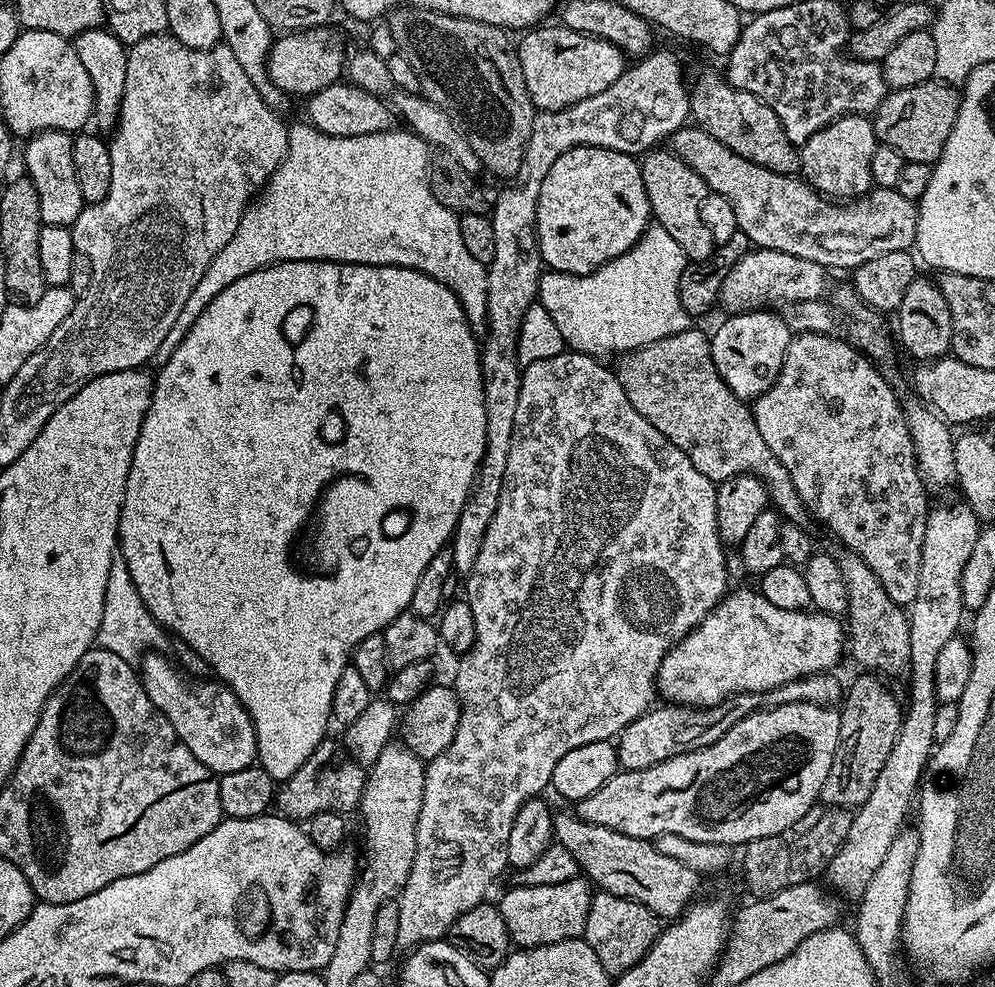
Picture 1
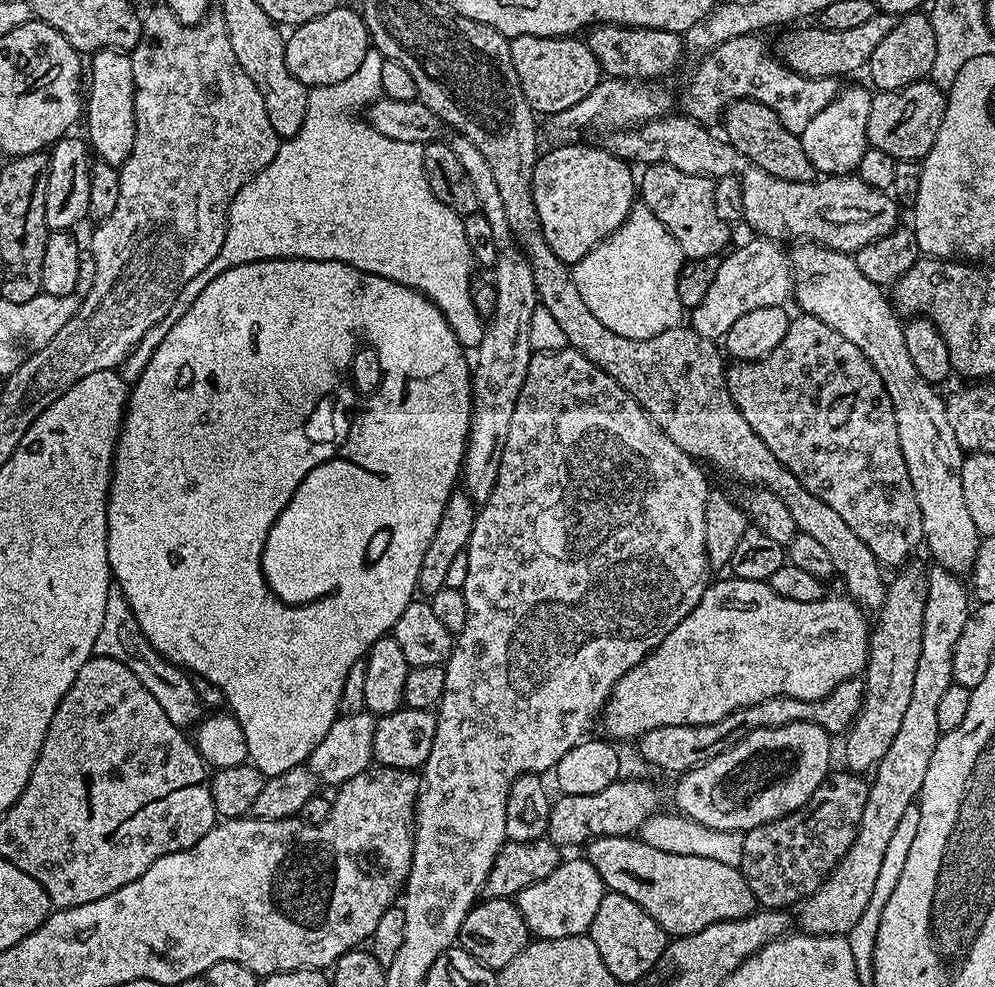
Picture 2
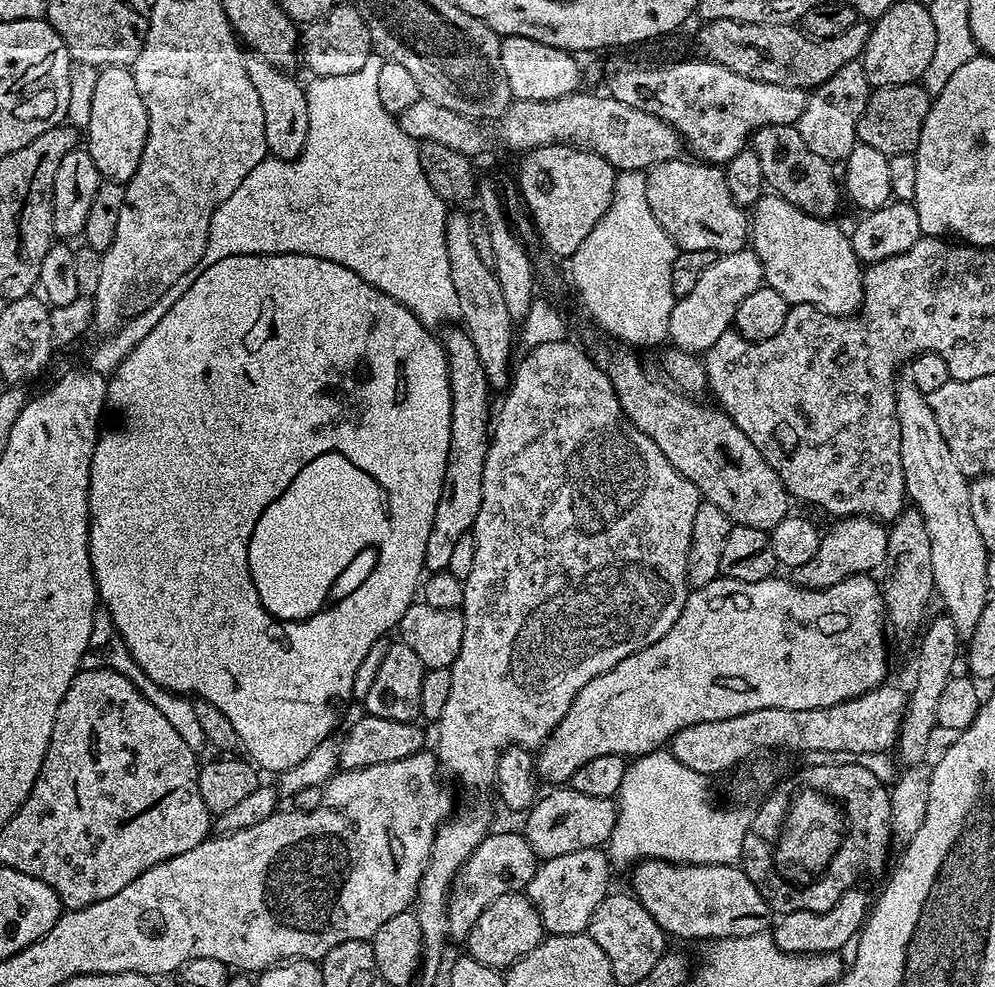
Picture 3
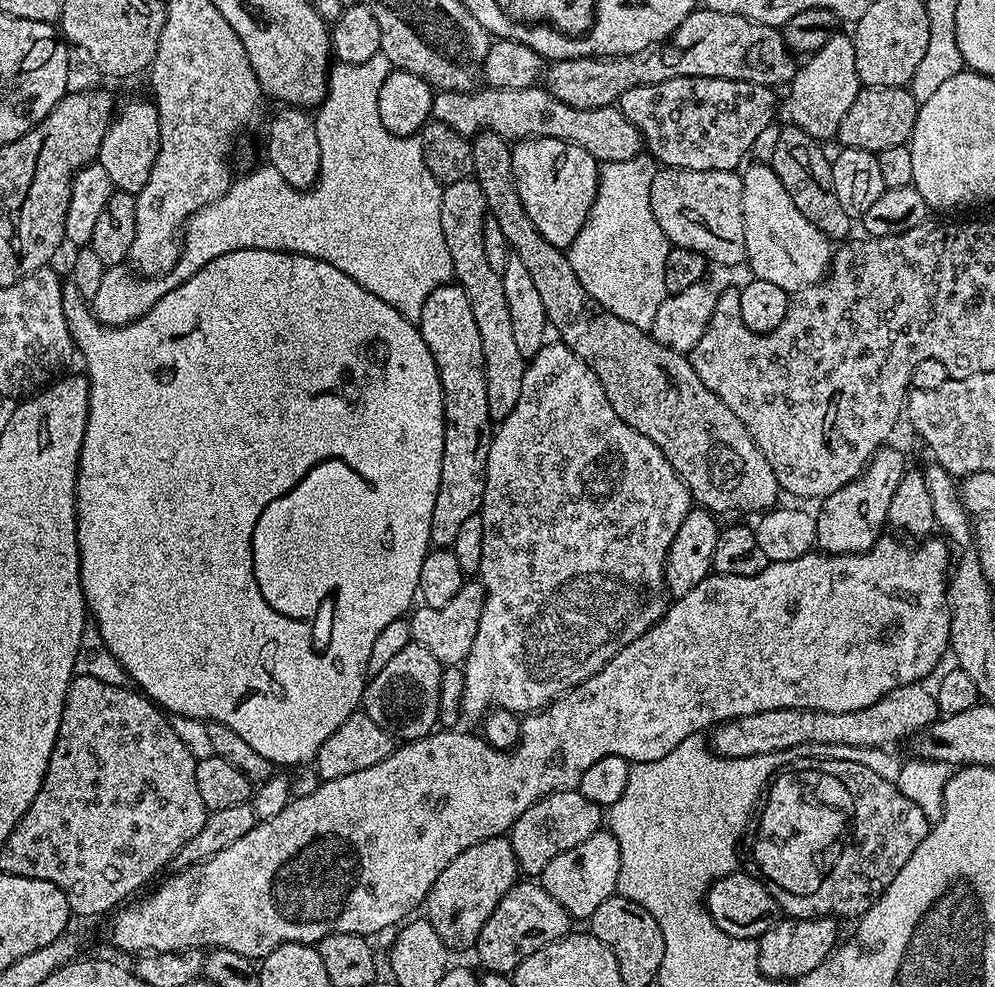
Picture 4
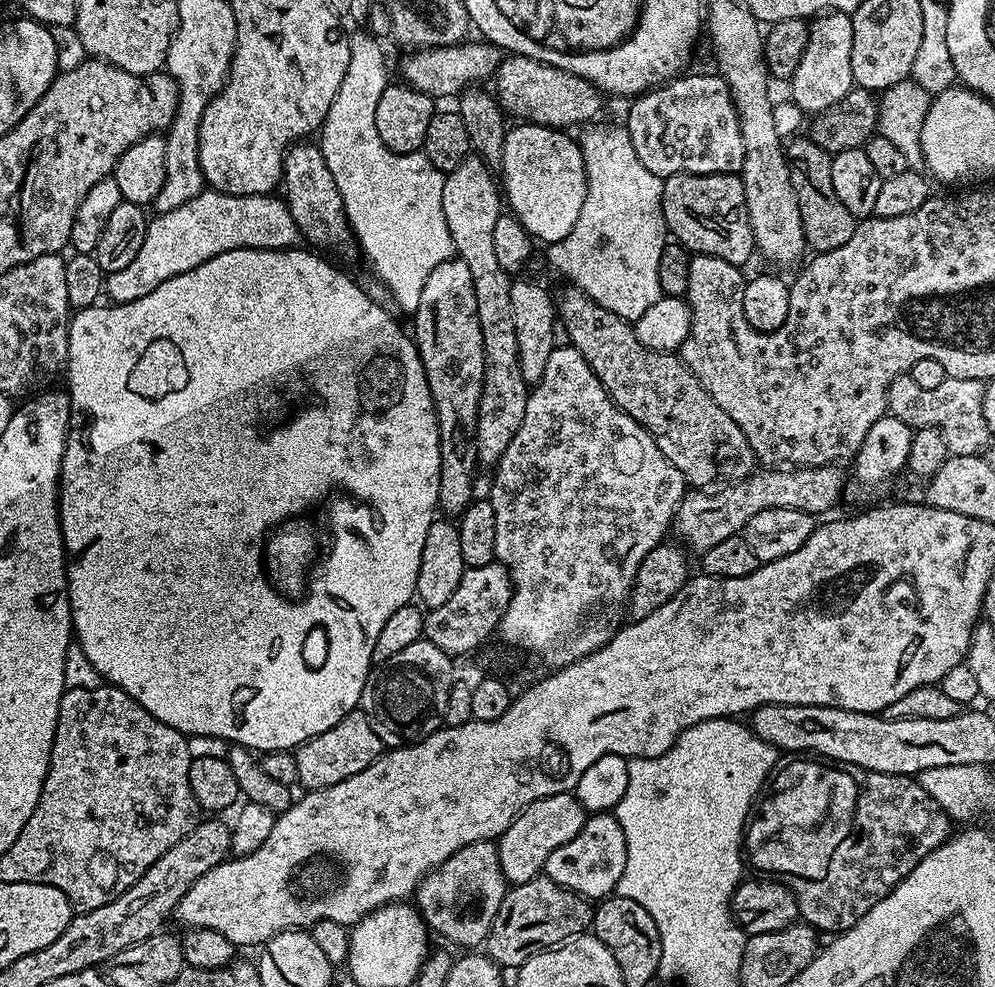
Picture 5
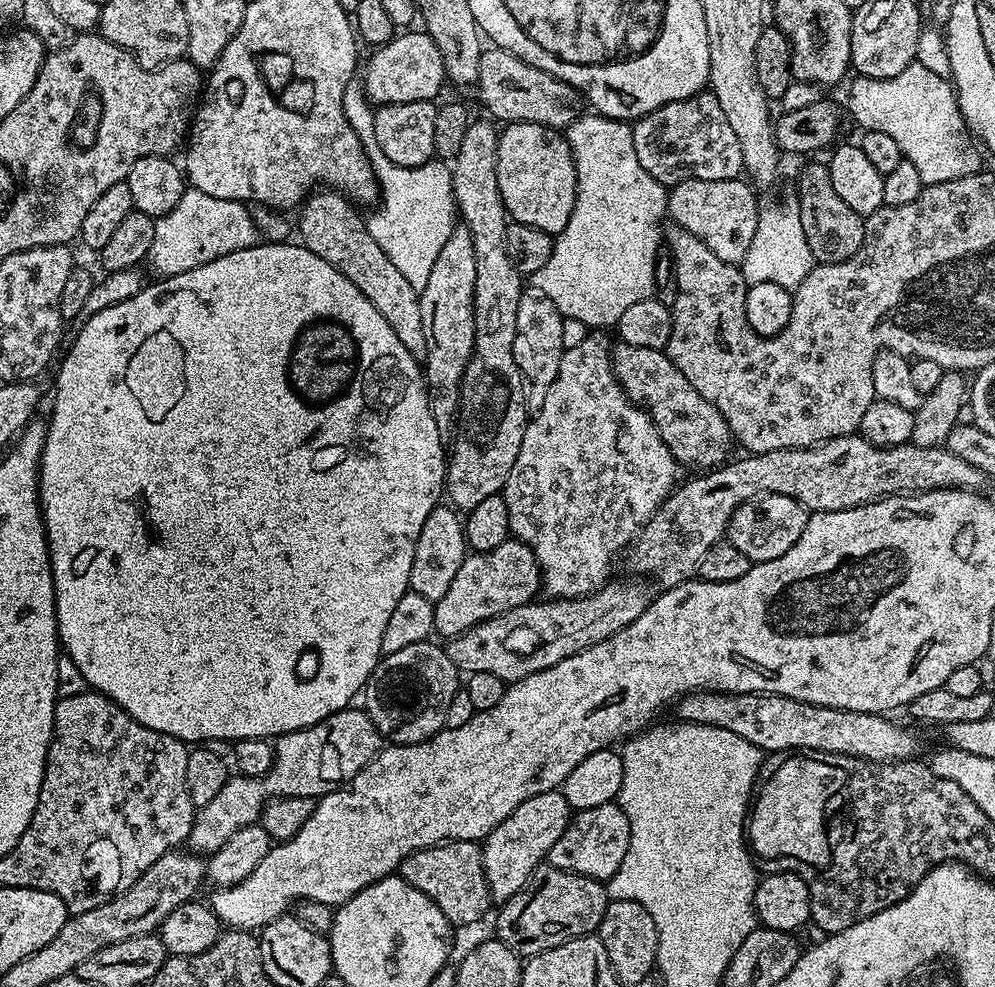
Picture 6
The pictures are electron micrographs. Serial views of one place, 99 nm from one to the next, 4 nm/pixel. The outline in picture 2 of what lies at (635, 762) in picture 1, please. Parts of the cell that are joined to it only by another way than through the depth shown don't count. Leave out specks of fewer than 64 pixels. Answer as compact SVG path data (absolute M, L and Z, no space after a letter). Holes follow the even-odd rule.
M847 680L821 700L799 700L798 698L766 698L766 702L758 702L754 706L746 706L734 710L726 718L709 724L683 724L682 726L658 726L646 735L639 737L640 756L648 764L661 768L664 772L683 774L699 764L705 764L710 758L718 758L726 750L730 750L746 734L759 728L786 726L790 722L810 722L817 724L830 734L847 733L856 715L860 713L860 704L864 701L861 685L856 680Z

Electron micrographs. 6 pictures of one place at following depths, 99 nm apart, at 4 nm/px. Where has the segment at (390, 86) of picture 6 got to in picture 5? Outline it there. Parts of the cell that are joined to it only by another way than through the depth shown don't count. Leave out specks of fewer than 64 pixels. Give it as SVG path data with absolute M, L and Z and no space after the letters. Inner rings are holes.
M487 42L468 43L452 44L448 48L422 48L409 51L405 55L408 57L400 64L400 72L404 75L401 76L403 83L433 98L439 98L439 96L456 98L464 89L472 85L486 82L484 80L491 81L502 59L501 49Z

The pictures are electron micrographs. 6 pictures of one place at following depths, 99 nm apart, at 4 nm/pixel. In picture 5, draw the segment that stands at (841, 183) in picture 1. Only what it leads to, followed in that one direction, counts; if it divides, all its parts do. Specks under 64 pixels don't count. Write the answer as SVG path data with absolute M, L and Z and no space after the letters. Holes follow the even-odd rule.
M825 12L817 15L808 26L808 41L790 81L790 98L800 107L801 113L824 112L842 102L854 85L850 70L850 46L854 46L852 18L846 12Z

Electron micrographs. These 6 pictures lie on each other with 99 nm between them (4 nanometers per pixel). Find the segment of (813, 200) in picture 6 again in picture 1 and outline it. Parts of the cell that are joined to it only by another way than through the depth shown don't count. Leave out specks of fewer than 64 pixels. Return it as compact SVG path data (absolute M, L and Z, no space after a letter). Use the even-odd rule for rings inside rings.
M700 72L696 81L691 81L688 94L688 106L695 127L706 130L710 138L718 138L722 146L730 146L734 154L754 162L771 172L783 176L794 176L800 170L800 150L786 138L778 114L766 106L754 94L738 90L723 75L716 72Z

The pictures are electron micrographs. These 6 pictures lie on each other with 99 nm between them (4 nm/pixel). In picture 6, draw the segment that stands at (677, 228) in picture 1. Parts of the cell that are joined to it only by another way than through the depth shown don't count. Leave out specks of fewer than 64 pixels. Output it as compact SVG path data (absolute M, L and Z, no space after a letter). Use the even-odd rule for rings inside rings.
M744 178L678 182L671 185L667 215L677 227L706 242L722 262L739 266L746 258L746 250L750 250L750 242L754 242L754 230L758 230L762 208L756 205L755 194L753 185Z

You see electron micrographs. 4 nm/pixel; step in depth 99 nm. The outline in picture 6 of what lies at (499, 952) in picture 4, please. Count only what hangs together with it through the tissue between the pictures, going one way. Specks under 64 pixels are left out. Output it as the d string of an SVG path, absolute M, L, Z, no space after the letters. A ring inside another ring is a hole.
M547 862L541 863L526 882L526 886L518 890L518 894L514 894L514 898L510 898L505 904L499 905L495 939L501 940L506 947L514 950L517 956L527 958L542 950L550 950L567 940L593 935L600 927L602 914L606 914L609 899L607 887L601 881L582 874L558 870Z

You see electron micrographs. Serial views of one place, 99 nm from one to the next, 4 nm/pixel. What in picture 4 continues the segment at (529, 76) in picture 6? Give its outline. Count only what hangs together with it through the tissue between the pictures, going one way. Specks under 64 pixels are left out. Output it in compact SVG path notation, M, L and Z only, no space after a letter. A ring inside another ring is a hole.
M700 6L688 15L674 30L671 37L661 40L658 44L651 44L646 50L640 50L630 56L615 58L574 58L573 60L557 60L547 65L542 76L543 87L554 98L561 100L566 106L574 106L578 110L598 110L611 108L626 94L626 90L634 90L638 86L670 82L670 78L726 78L727 80L741 80L751 84L791 85L796 77L798 67L797 57L786 46L784 33L780 28L771 28L768 24L759 24L738 14L718 14L718 10Z

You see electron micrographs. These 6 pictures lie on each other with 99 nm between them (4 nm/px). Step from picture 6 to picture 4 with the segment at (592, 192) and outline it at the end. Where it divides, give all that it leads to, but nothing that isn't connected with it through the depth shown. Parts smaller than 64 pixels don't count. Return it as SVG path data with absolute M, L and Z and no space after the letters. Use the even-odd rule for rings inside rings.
M641 154L634 160L626 162L610 162L600 164L600 181L594 198L594 206L582 226L578 230L578 238L567 248L566 255L570 266L574 266L574 274L578 274L578 282L593 298L610 314L618 314L626 322L648 330L654 322L654 314L658 314L658 306L662 306L666 290L666 254L669 250L666 234L662 234L662 226L654 218L654 210L650 210L650 182L654 182L654 174L658 165L651 156Z

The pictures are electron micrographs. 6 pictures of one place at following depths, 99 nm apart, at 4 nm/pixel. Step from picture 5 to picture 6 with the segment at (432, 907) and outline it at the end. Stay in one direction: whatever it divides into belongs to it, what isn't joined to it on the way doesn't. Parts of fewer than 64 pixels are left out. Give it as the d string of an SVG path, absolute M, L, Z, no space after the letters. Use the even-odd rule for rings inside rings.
M450 840L432 848L419 848L402 861L398 875L422 890L457 929L478 923L488 912L488 883L482 866L482 848L477 841Z

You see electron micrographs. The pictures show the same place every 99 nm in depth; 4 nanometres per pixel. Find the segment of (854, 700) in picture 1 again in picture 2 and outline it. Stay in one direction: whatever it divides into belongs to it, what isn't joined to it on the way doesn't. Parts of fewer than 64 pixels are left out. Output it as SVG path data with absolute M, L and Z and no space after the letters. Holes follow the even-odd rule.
M909 562L887 581L888 593L878 610L880 621L875 621L868 637L868 666L862 673L864 701L860 713L848 727L844 740L844 760L847 771L864 774L875 769L894 734L902 727L906 705L914 686L914 674L918 670L918 654L922 654L922 614L926 612L926 568L925 565Z

